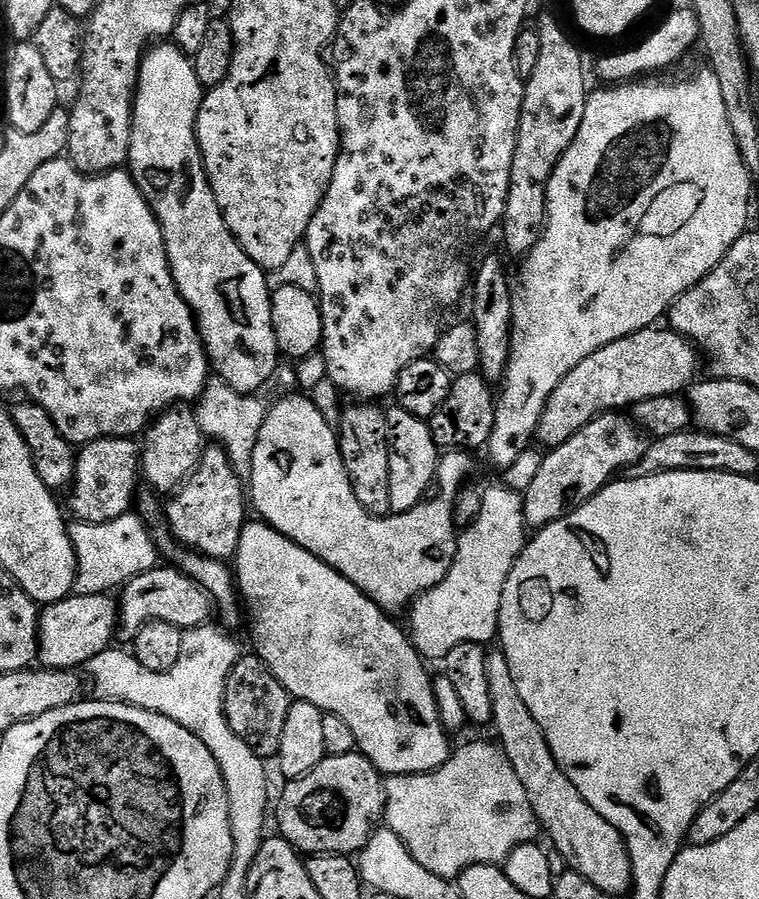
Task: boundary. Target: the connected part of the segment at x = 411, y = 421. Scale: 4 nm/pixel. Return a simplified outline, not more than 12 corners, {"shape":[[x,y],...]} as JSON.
{"shape":[[388,413],[390,506],[423,504],[442,468],[428,421]]}

